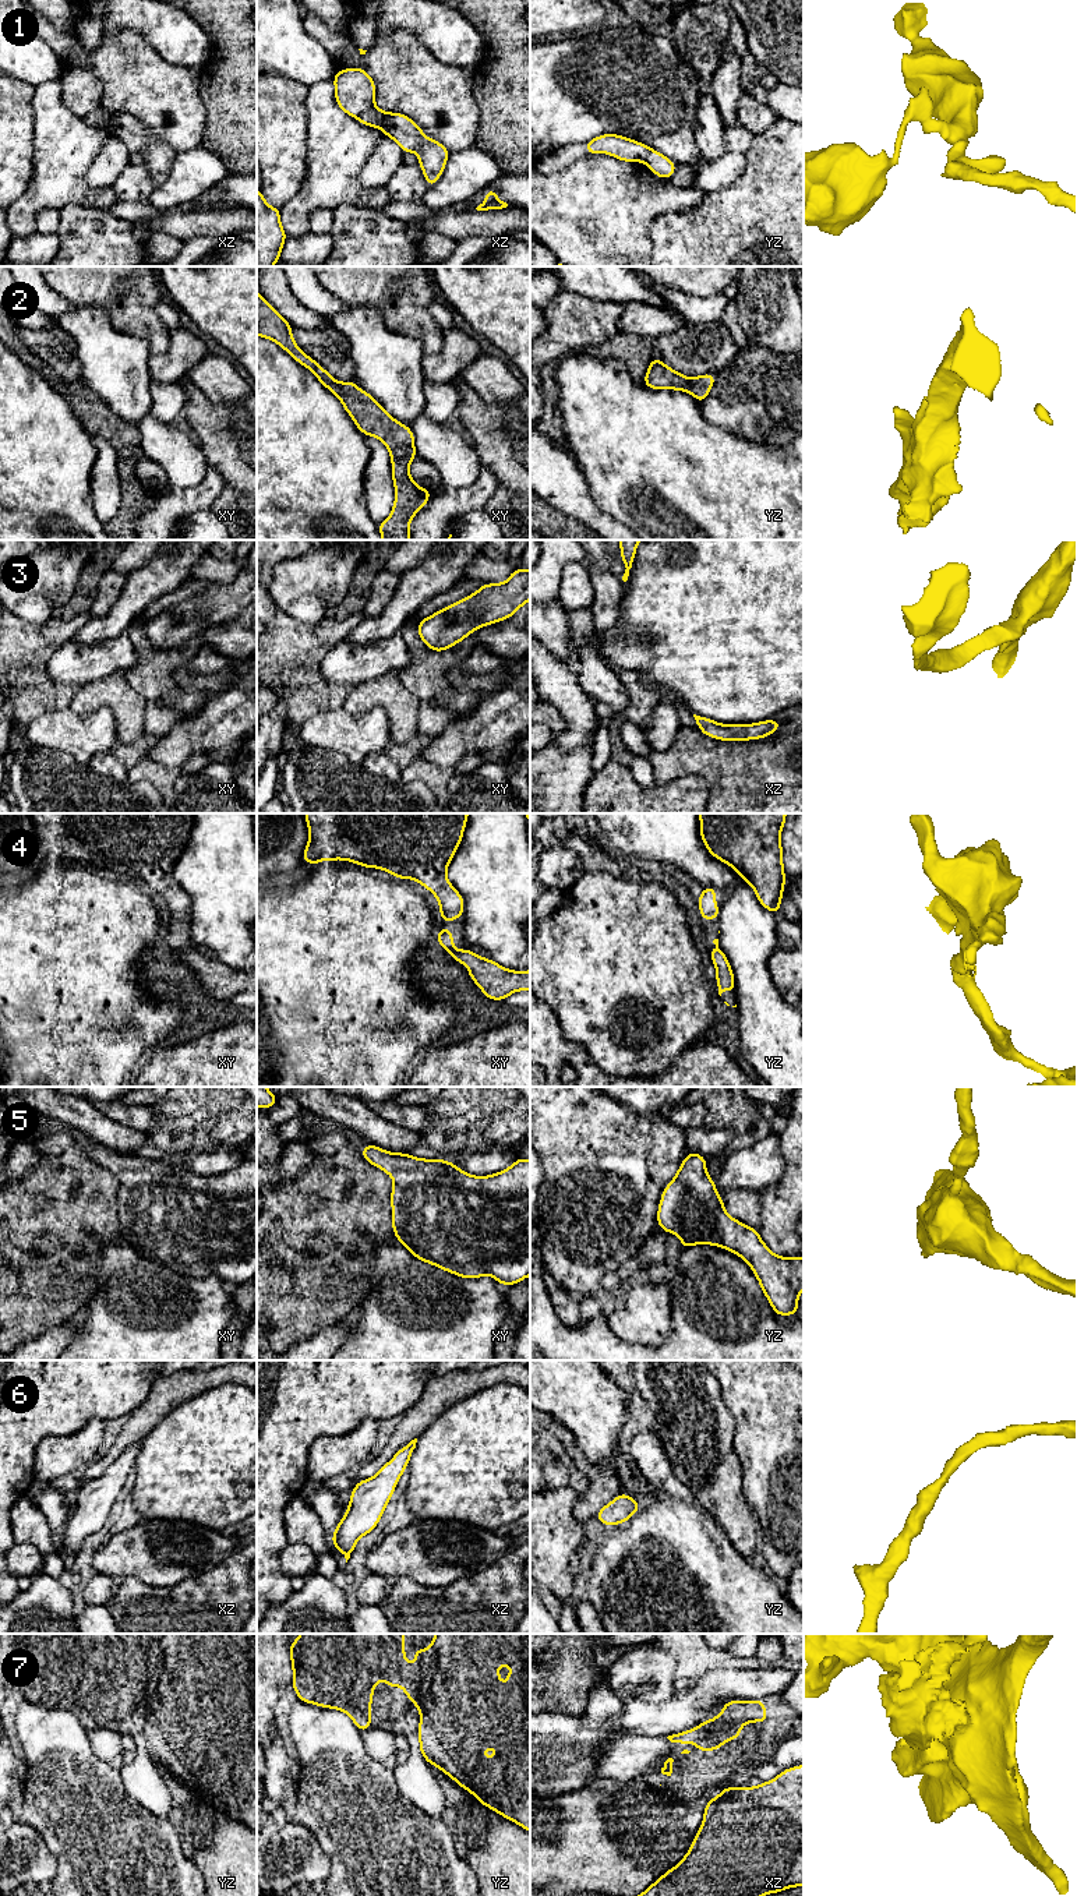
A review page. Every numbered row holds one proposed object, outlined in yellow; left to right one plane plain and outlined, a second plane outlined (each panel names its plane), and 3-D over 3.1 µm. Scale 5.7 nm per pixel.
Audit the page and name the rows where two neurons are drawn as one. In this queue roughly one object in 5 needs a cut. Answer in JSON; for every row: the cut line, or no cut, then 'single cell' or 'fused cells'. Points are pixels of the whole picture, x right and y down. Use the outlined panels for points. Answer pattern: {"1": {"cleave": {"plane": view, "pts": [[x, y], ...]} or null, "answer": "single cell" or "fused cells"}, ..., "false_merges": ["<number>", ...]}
{"1": {"cleave": {"plane": "xz", "pts": [[374, 106], [363, 110], [356, 117]]}, "answer": "fused cells"}, "2": {"cleave": null, "answer": "single cell"}, "3": {"cleave": null, "answer": "single cell"}, "4": {"cleave": {"plane": "xy", "pts": [[452, 948], [448, 950]]}, "answer": "fused cells"}, "5": {"cleave": null, "answer": "single cell"}, "6": {"cleave": null, "answer": "single cell"}, "7": {"cleave": {"plane": "yz", "pts": [[419, 1663], [417, 1701], [428, 1712], [424, 1718]]}, "answer": "fused cells"}, "false_merges": ["1", "4", "7"]}

